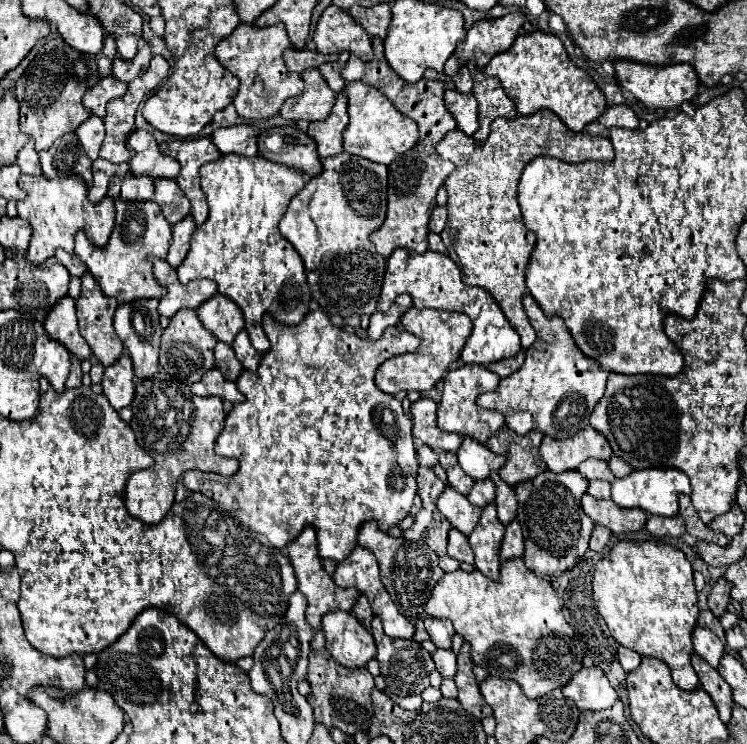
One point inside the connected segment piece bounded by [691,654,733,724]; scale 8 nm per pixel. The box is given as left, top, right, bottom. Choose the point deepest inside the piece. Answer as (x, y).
(720, 692)

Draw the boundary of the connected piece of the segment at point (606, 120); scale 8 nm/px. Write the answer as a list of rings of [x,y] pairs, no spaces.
[[[611,106],[605,110],[605,114],[597,120],[601,126],[605,126],[607,130],[617,126],[617,128],[629,128],[635,130],[639,128],[639,118],[635,116],[635,112],[629,106]]]

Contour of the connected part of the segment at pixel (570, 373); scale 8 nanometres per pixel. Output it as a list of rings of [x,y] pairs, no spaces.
[[[531,294],[523,296],[523,306],[537,332],[537,340],[525,352],[523,366],[515,374],[503,378],[497,390],[481,394],[477,406],[501,412],[507,426],[519,436],[525,436],[529,430],[539,430],[545,436],[567,440],[589,426],[589,416],[605,394],[609,374],[597,368],[597,362],[577,348],[561,318],[547,318],[543,314]]]

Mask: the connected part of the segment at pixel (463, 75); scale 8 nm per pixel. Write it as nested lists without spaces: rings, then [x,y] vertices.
[[[465,66],[459,68],[459,72],[455,76],[447,76],[443,72],[439,74],[439,72],[427,70],[423,78],[427,78],[427,80],[439,80],[439,82],[451,82],[455,86],[455,90],[461,92],[461,94],[469,94],[473,90],[473,78],[471,78],[471,74],[469,74],[469,70]]]

